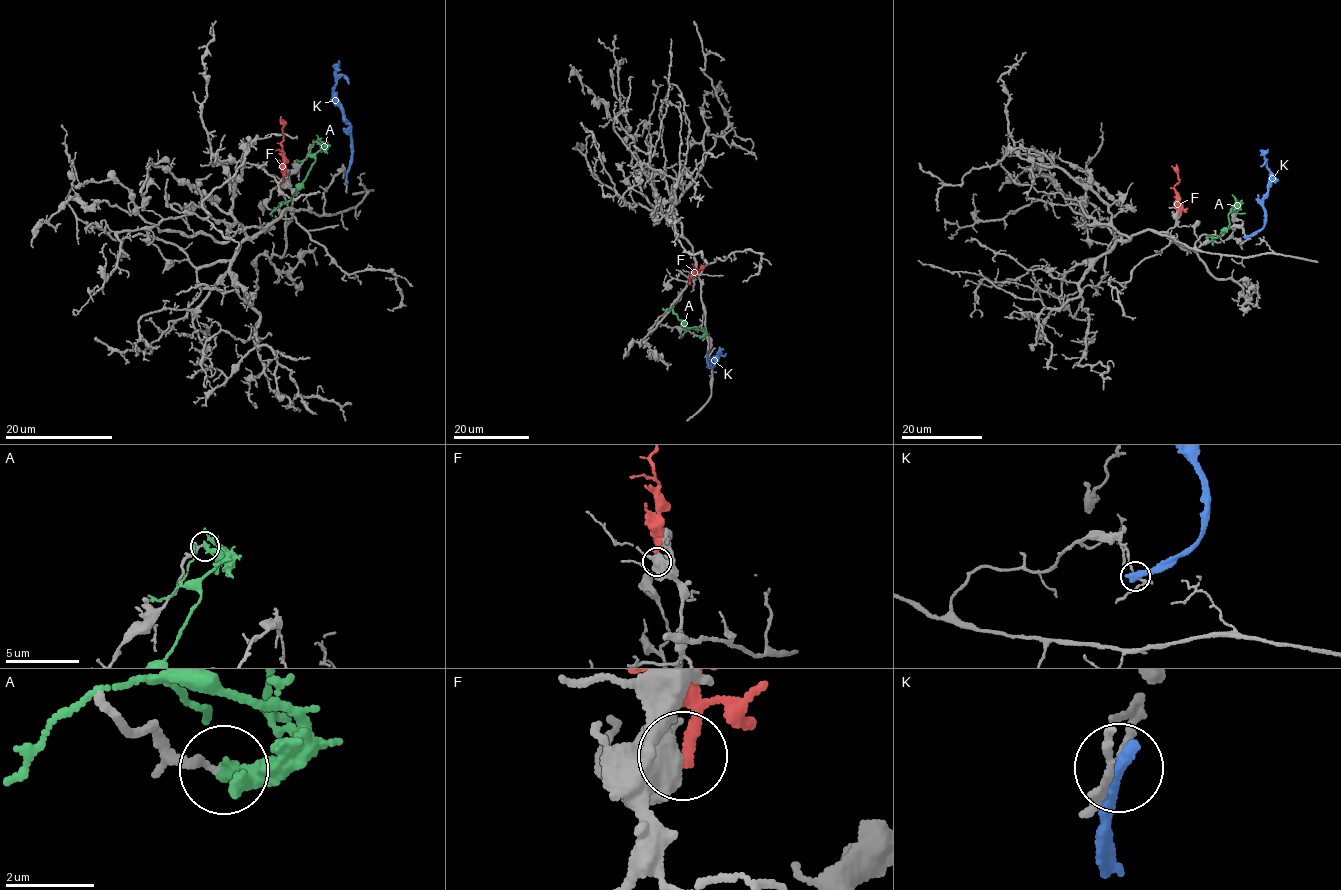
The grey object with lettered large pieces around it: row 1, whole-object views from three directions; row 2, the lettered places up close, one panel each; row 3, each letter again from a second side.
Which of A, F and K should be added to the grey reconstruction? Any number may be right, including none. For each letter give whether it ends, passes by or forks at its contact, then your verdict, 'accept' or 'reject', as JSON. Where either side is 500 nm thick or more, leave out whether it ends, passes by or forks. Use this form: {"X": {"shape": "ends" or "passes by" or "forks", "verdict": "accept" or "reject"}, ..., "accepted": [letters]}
{"A": {"shape": "ends", "verdict": "reject"}, "F": {"verdict": "reject"}, "K": {"shape": "ends", "verdict": "reject"}, "accepted": []}

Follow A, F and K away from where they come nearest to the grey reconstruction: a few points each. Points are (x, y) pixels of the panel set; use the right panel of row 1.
A: (1241, 201), (1235, 203), (1228, 215), (1228, 226), (1220, 235), (1213, 237), (1211, 244)
F: (1179, 214), (1180, 204), (1175, 189), (1178, 175), (1171, 166)
K: (1246, 236), (1255, 234), (1265, 224), (1263, 198), (1267, 192), (1270, 173), (1264, 153), (1267, 149)

